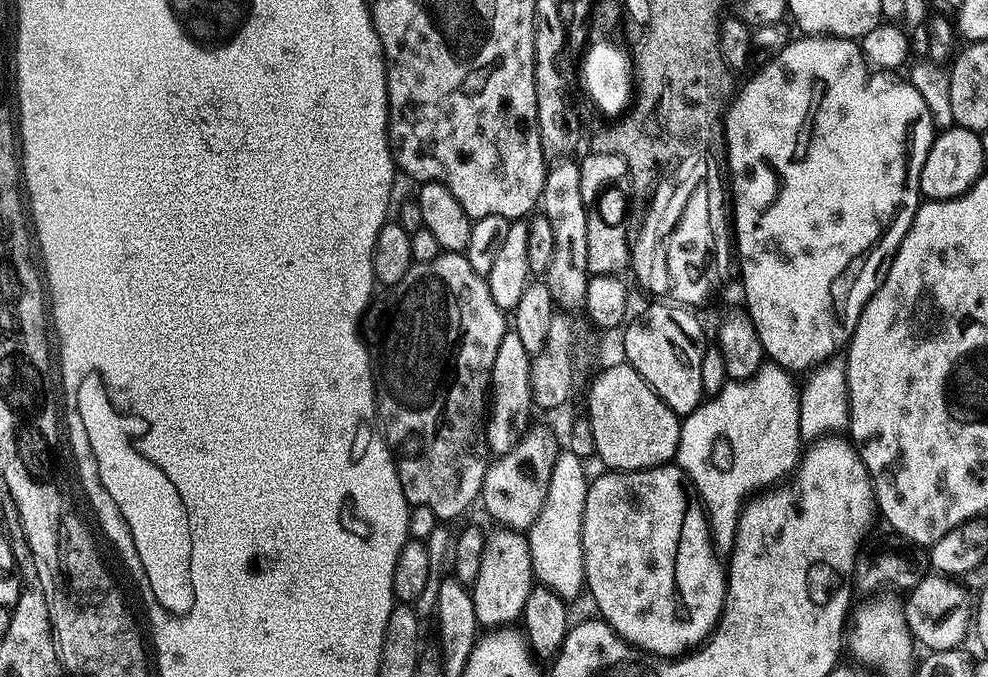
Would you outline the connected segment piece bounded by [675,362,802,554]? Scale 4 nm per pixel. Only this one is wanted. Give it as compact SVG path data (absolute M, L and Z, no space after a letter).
M773 362L761 363L751 378L726 383L719 396L705 399L700 407L683 417L675 463L694 485L694 491L708 514L712 539L721 553L728 554L732 551L732 544L736 541L736 522L740 518L740 510L744 507L746 499L755 490L765 489L781 481L787 472L789 475L802 455L798 422L800 394L798 384L791 379L795 380L787 368Z

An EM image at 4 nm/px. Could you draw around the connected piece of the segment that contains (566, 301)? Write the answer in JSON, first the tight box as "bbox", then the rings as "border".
{"bbox":[540,161,590,312],"border":[[[559,161],[555,163],[558,165],[547,171],[540,203],[542,214],[548,217],[554,231],[553,255],[542,279],[550,291],[553,305],[564,312],[579,311],[583,307],[590,275],[586,262],[586,222],[589,211],[582,198],[580,167],[575,161],[570,161]]]}

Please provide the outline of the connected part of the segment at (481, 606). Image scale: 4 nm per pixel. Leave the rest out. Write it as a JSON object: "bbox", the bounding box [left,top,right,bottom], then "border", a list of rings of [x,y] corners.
{"bbox":[470,526,534,626],"border":[[[496,526],[484,537],[484,549],[481,565],[478,566],[477,578],[470,585],[476,619],[484,626],[502,626],[523,613],[526,598],[534,587],[532,559],[528,549],[528,538],[523,531]]]}

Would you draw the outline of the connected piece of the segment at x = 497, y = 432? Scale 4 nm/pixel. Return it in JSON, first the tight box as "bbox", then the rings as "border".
{"bbox":[486,331,534,453],"border":[[[505,331],[498,346],[498,354],[494,354],[492,367],[490,411],[486,416],[486,448],[489,453],[506,453],[522,435],[524,422],[528,418],[528,407],[531,409],[534,404],[530,382],[531,364],[530,353],[526,346],[522,346],[516,331]]]}

